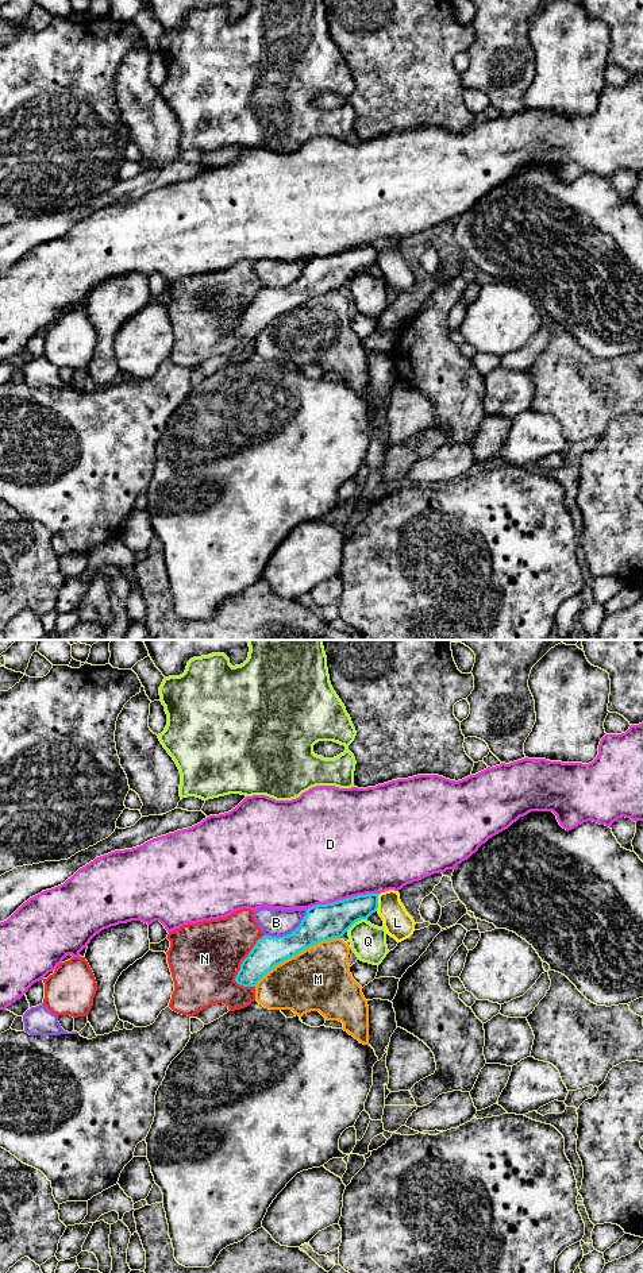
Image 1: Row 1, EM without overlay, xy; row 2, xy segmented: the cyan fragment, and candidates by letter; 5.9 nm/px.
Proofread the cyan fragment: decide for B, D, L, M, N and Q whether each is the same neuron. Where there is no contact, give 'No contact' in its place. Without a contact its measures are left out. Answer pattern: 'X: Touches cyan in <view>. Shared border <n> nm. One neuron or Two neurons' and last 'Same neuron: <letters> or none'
B: Touches cyan in xy. Shared border 300 nm. Two neurons
D: Touches cyan in xy. Shared border 440 nm. Two neurons
L: Touches cyan in xy. Shared border 110 nm. Two neurons
M: Touches cyan in xy. Shared border 600 nm. Two neurons
N: Touches cyan in xy. Shared border 340 nm. Two neurons
Q: Touches cyan in xy. Shared border 130 nm. Two neurons
Same neuron: none

